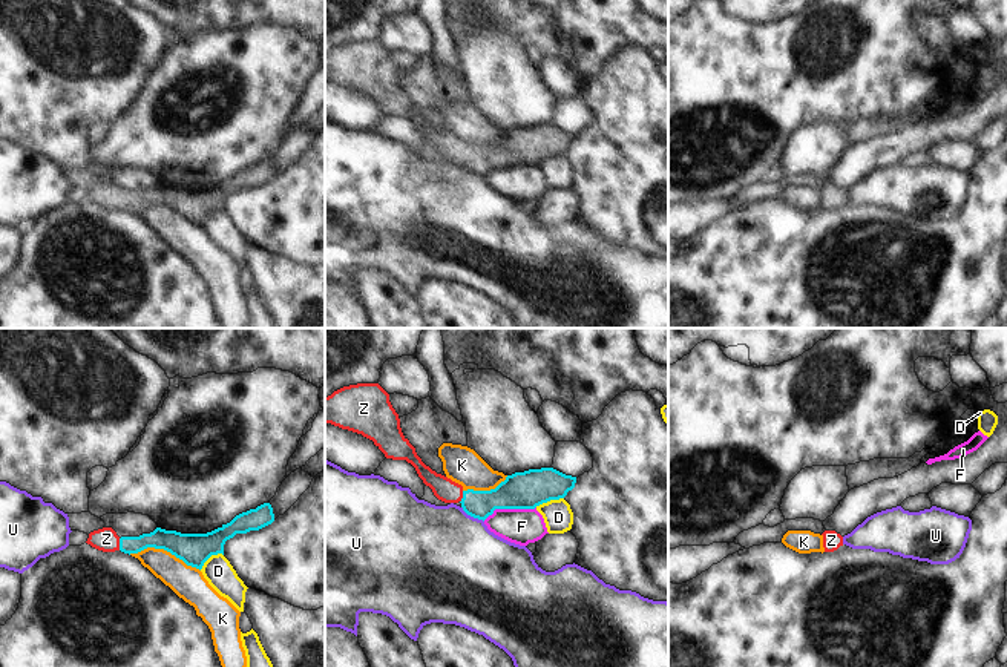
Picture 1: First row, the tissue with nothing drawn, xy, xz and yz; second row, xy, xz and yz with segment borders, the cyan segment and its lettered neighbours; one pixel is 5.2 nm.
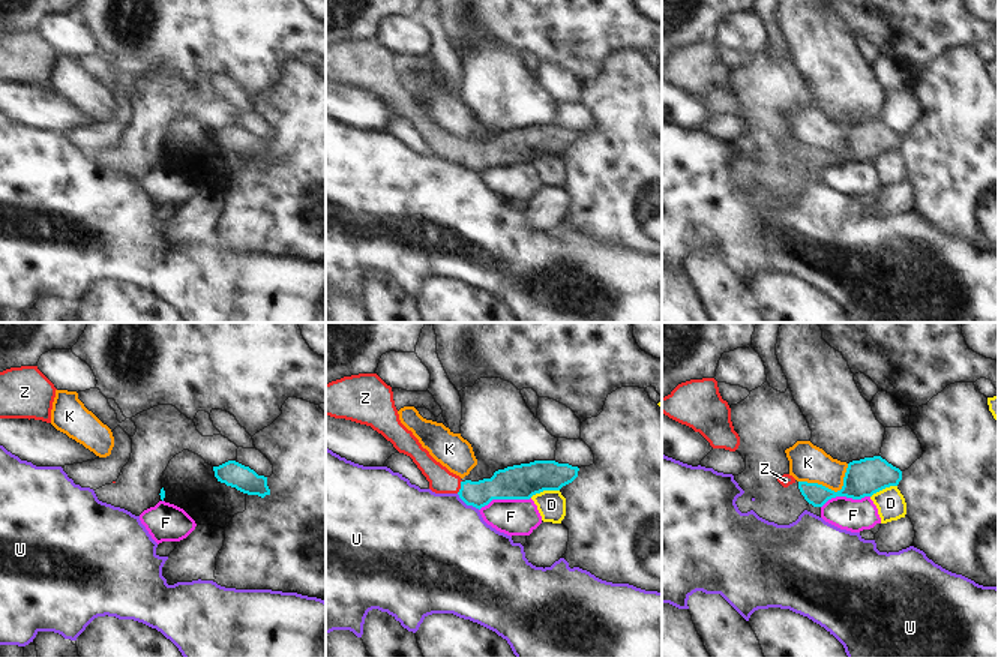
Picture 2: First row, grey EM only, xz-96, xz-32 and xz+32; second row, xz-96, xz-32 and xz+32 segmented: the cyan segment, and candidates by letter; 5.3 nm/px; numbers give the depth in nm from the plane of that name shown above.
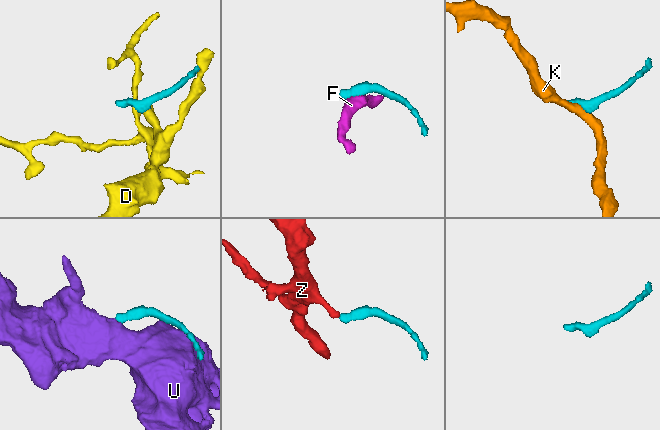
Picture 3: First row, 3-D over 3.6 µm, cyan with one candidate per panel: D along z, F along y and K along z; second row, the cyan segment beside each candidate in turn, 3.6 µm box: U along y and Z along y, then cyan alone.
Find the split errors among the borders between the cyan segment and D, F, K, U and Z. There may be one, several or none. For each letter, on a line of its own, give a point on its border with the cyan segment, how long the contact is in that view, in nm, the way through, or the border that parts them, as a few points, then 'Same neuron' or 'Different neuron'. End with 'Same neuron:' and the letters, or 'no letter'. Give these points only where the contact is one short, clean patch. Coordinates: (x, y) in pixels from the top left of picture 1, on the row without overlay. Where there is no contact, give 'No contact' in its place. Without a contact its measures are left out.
D: Touches cyan at xz (549, 157). Shared border 160 nm. Boundary: xz (563, 154), (535, 163). Different neuron
F: Touches cyan at xz (509, 164). Shared border 280 nm. Boundary: xz (535, 163), (497, 164), (483, 177). Different neuron
K: Touches cyan at xy (164, 206). Shared border 380 nm. Boundary: xy (129, 210), (137, 210), (147, 204), (163, 204), (200, 227). Different neuron
U: Touches cyan at xz (472, 172). Shared border 150 nm. Boundary: xz (462, 163), (468, 170), (483, 178). Different neuron
Z: Touches cyan at xy (120, 201). Shared border 60 nm. Path across: xy (160, 195), (135, 201), (120, 201), (106, 195). Same neuron
Same neuron: Z

